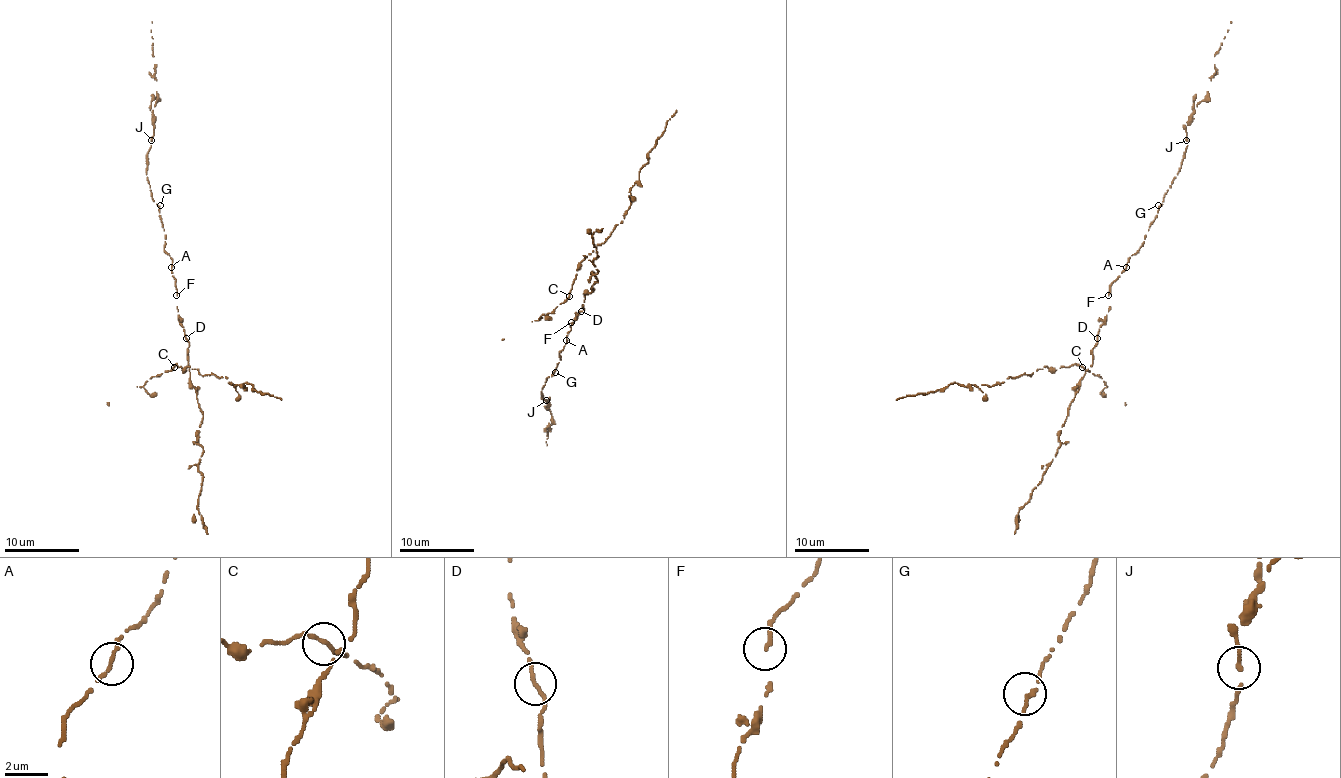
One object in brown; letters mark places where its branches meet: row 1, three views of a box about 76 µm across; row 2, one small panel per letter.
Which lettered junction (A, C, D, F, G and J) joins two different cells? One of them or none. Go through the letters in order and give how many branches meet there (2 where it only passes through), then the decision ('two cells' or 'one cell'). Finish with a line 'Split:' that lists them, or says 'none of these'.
A: 2 branches meet; one cell
C: 2 branches meet; one cell
D: 2 branches meet; one cell
F: 2 branches meet; one cell
G: 2 branches meet; one cell
J: 2 branches meet; two cells
Split: J

